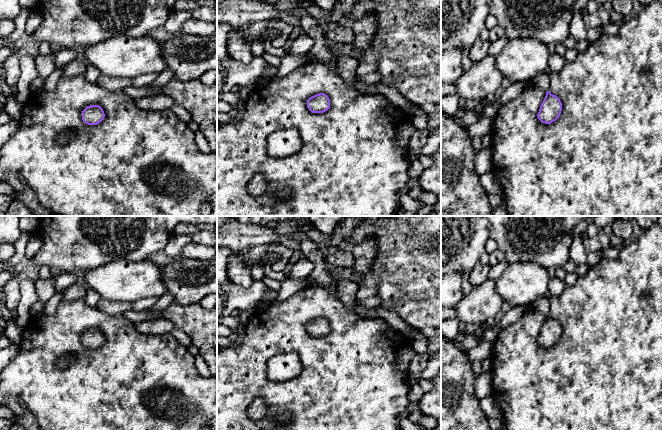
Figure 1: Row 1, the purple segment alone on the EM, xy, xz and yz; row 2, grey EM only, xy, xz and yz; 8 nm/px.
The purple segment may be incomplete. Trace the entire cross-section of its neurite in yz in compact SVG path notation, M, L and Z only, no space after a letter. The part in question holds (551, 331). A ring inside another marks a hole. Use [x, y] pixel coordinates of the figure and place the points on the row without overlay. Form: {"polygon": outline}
{"polygon": "M539 298L530 304L527 309L536 310L546 316L546 320L540 330L538 343L545 348L551 348L556 345L562 335L562 327L560 323L549 315L549 299Z"}

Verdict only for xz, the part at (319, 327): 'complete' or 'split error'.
complete

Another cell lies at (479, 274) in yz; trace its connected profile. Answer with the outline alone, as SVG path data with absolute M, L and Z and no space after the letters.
M478 262L470 271L469 280L473 287L480 286L488 279L491 266Z

